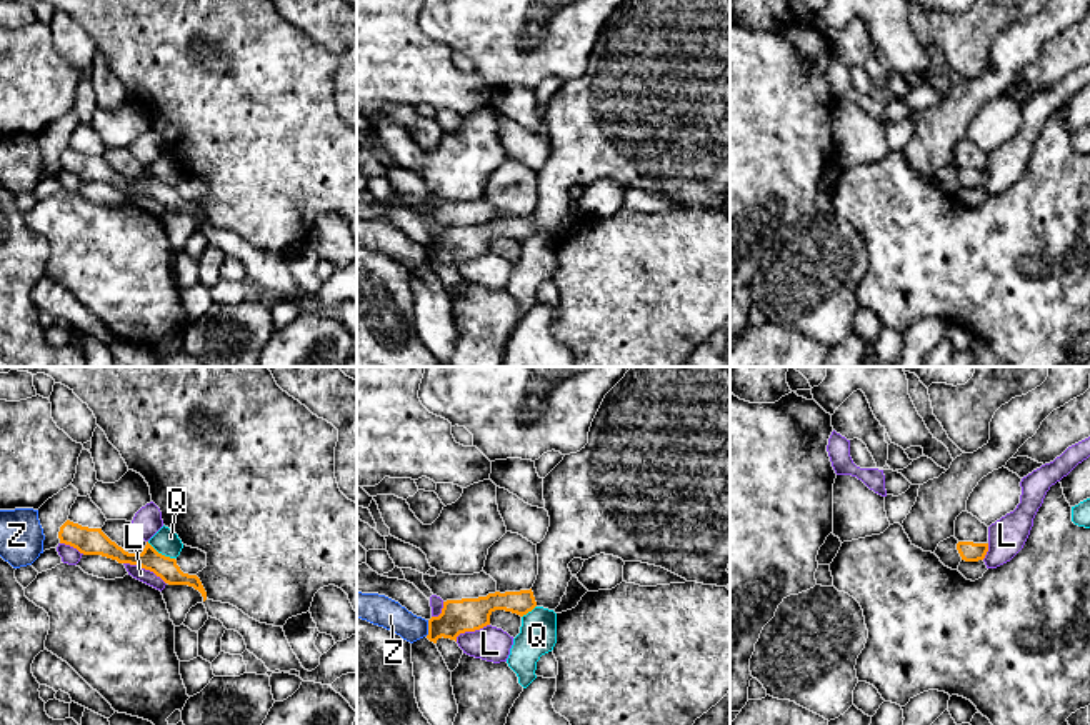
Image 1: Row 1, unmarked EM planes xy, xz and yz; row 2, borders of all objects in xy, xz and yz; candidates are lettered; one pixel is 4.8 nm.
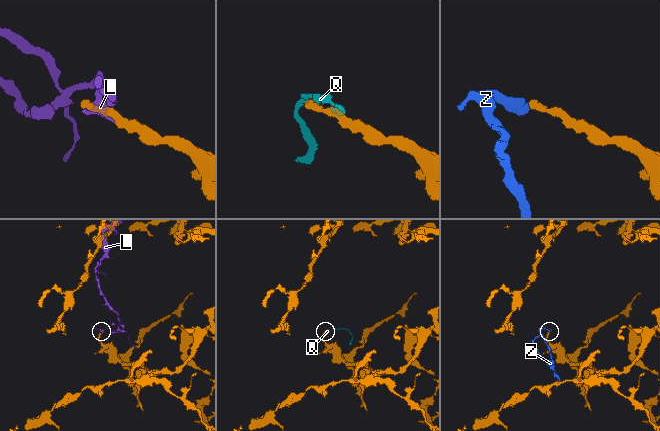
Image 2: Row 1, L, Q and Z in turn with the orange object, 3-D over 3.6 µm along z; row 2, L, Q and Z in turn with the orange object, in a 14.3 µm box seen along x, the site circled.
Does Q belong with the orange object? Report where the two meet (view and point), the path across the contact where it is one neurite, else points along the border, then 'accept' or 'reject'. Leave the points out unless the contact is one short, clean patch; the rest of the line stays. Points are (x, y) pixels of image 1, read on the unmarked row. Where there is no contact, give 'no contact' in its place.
contact xy (160, 180); border xy (147, 169), (174, 185); reject

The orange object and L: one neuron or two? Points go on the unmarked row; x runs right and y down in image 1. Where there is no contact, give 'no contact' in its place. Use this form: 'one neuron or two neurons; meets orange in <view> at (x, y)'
two neurons; meets orange in xy at (145, 195)

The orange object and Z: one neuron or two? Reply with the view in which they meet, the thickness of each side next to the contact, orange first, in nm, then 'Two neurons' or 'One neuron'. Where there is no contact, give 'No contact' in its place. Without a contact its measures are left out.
Touches orange in xz. Thickness 160 nm (orange) against 150 nm. Two neurons

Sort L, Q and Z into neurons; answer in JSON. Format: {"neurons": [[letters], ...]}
{"neurons": [["L"], ["Q"], ["Z"]]}

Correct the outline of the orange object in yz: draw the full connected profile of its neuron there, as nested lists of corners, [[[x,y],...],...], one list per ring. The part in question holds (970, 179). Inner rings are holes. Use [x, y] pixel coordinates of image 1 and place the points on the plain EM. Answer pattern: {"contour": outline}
{"contour": [[[958,168],[957,177],[965,188],[983,187],[988,178],[988,170]]]}

